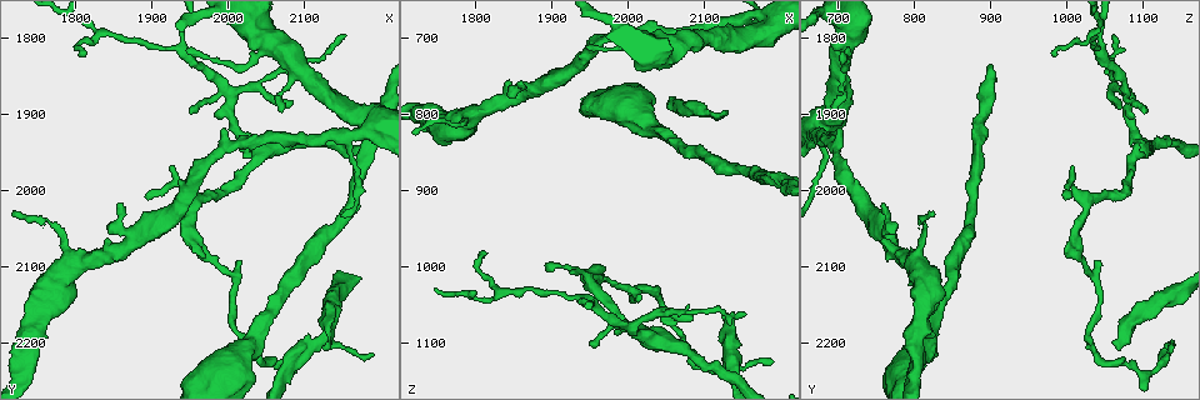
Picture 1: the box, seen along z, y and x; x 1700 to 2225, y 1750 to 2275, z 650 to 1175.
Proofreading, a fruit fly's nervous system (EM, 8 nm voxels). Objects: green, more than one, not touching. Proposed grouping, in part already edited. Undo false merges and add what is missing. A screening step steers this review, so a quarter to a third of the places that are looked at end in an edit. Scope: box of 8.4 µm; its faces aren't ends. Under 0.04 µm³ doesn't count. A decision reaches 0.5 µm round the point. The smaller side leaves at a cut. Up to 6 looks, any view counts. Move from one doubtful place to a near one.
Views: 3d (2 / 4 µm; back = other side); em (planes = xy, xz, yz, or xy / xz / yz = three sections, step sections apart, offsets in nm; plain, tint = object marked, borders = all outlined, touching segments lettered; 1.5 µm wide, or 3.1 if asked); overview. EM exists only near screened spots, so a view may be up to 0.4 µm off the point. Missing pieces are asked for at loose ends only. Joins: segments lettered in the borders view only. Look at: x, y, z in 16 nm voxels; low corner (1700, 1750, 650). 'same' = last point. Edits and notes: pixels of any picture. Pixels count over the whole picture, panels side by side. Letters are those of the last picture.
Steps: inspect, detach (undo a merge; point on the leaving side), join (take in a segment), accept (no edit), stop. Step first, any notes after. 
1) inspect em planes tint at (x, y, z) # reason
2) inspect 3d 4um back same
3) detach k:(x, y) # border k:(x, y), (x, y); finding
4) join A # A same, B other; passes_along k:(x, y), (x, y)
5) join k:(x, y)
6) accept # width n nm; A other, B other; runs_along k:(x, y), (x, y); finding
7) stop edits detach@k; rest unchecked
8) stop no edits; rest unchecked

inspect 3d 2um at (1895, 2015, 1000) # free end

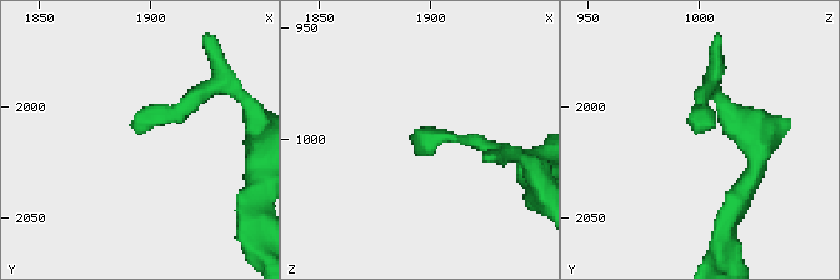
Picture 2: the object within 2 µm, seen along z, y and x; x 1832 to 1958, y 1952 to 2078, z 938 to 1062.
inspect em xz step 8 tint at (1892, 2013, 999)

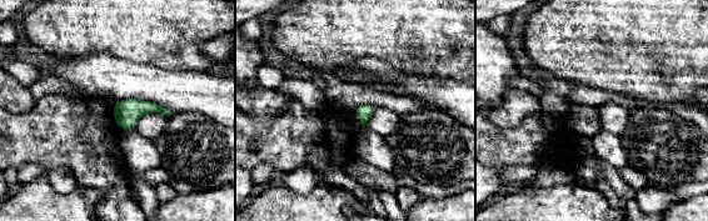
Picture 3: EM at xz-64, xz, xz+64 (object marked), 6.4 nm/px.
inspect em xy step 4 borders same # another direction

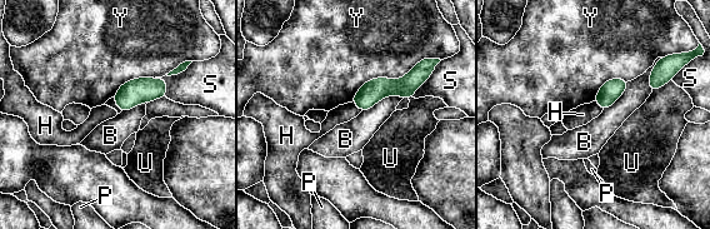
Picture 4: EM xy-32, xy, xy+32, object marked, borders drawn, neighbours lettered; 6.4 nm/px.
accept # B other, H other, P other, S other, U other, Y other; runs_along 4:(420, 74), (356, 100); no lettered segment goes on from it

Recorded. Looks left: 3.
inspect em yz step 4 tint at (2040, 2190, 820) # calibre changes

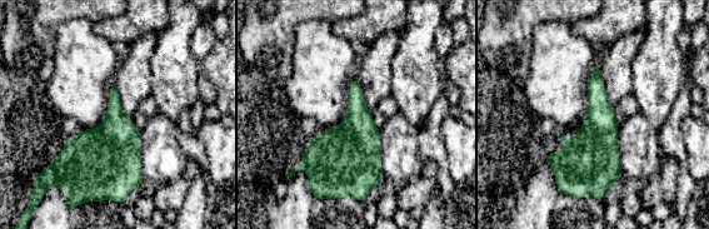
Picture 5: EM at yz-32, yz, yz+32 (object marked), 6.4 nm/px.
inspect em xy step 8 borders same # cut it another way

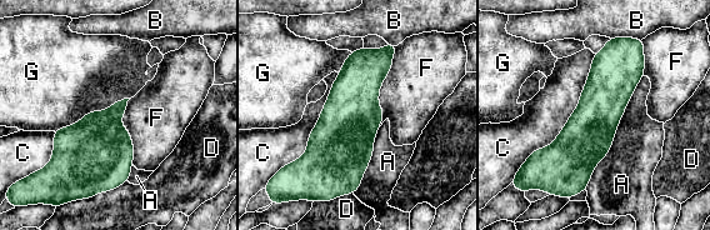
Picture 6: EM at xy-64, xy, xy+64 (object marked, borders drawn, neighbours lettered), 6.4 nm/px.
accept # longest_contact A 800 nm; A other, B other, C other, D other, F other, G other; runs_along 6:(621, 44), (579, 148), (579, 186); one neuron here

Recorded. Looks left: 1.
inspect em planes borders at (1955, 1895, 1105) # tapers out

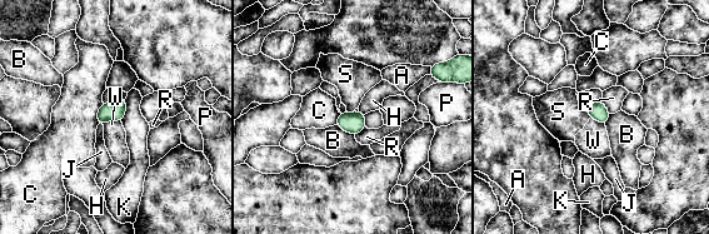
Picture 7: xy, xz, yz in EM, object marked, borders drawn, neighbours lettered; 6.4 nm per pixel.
accept # width 120 nm; A other, B other, C other, H other, J other, K other, P other, R other, S other, W other; border 7:(336, 124), (354, 135); none of them fits

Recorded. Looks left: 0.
stop no edits; rest unchecked

